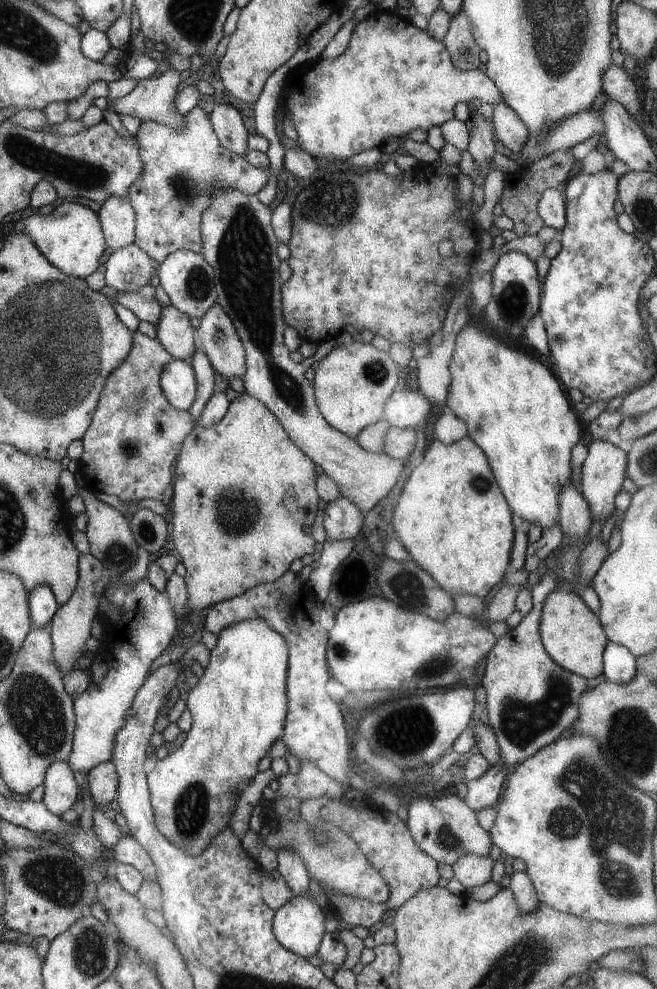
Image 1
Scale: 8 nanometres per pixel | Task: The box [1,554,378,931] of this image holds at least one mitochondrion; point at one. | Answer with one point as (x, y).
(33, 705)

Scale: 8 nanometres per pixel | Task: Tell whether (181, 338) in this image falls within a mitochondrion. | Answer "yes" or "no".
no

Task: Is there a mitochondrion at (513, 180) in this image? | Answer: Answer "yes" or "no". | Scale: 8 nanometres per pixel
no

